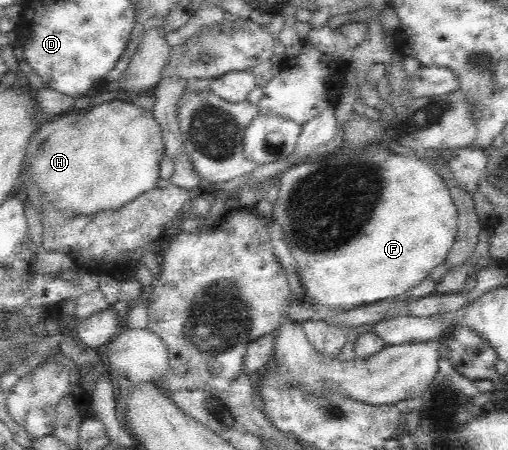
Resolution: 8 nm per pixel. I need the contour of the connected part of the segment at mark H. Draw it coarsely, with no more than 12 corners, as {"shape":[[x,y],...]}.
{"shape":[[113,99],[43,122],[22,176],[60,213],[156,188],[151,110]]}

